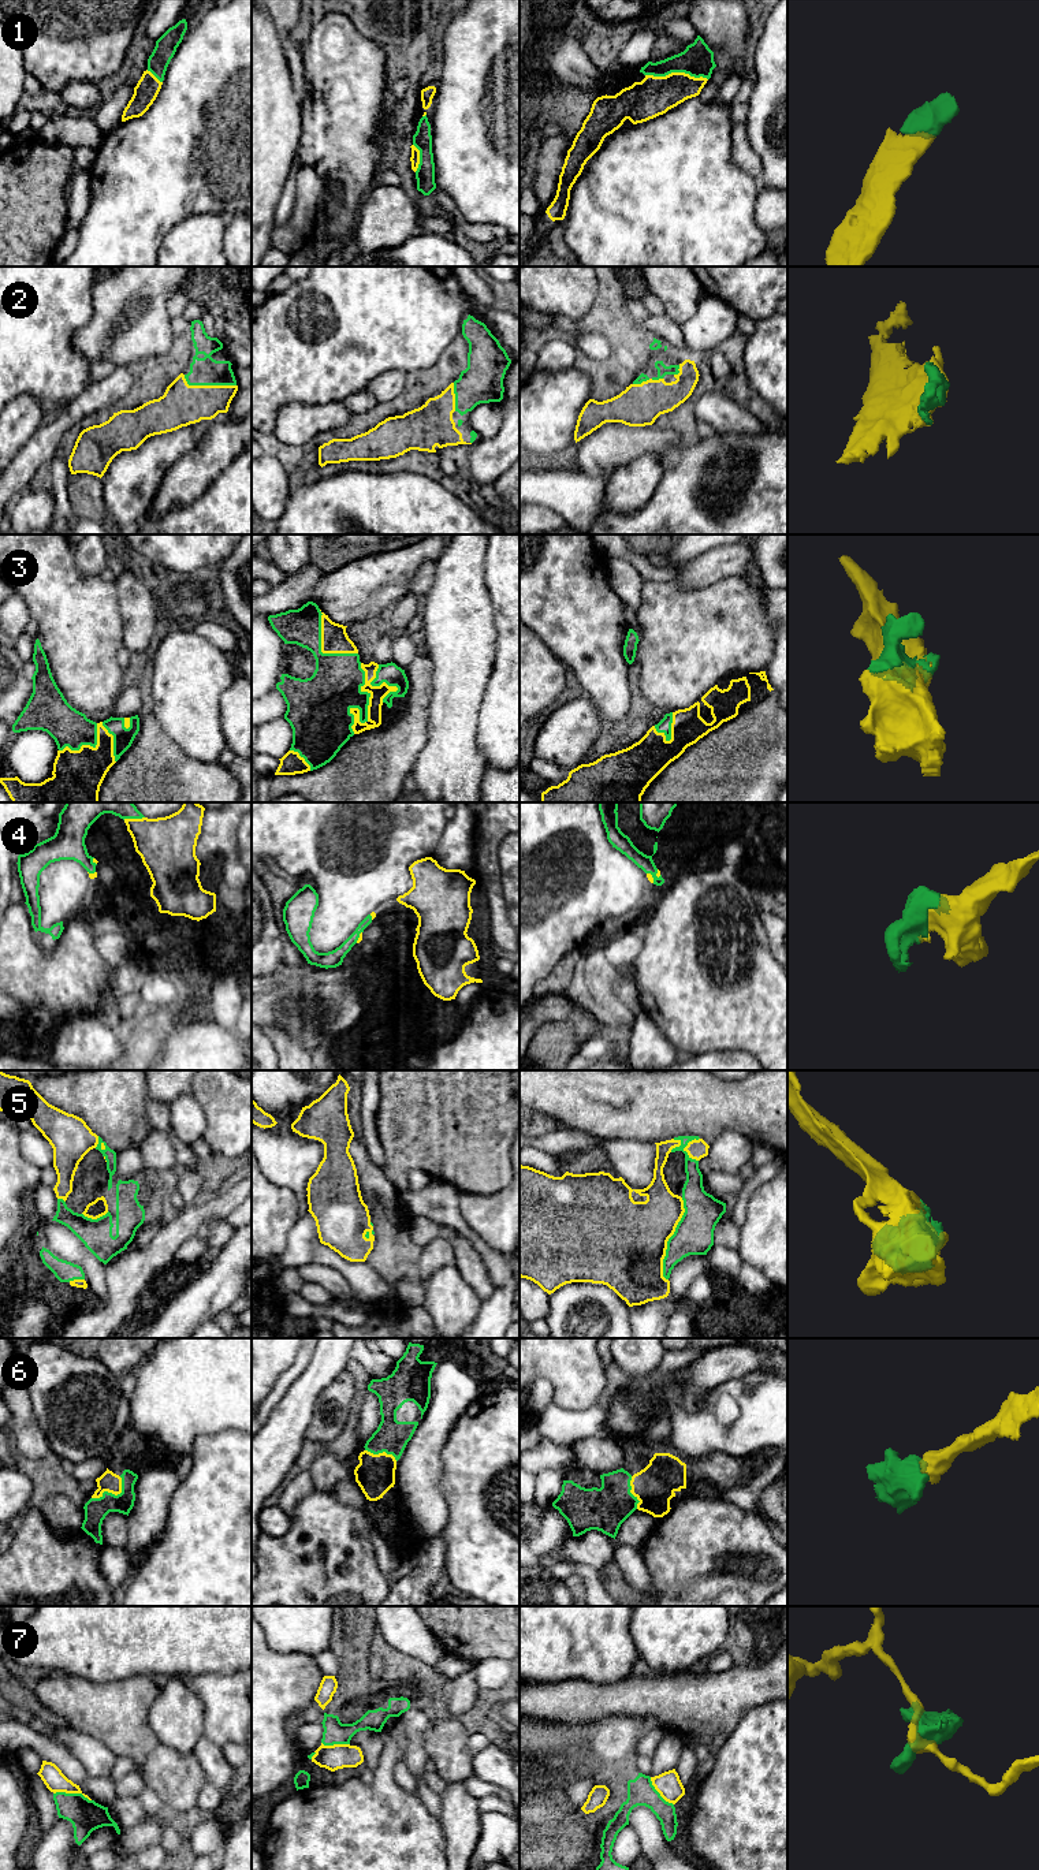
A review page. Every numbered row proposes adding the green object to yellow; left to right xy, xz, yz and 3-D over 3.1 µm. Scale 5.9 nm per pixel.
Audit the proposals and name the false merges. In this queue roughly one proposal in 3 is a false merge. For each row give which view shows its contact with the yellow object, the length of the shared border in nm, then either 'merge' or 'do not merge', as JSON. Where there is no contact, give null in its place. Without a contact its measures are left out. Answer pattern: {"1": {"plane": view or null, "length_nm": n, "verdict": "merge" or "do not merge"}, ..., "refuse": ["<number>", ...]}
{"1": {"plane": "yz", "length_nm": 360, "verdict": "merge"}, "2": {"plane": "xy", "length_nm": 320, "verdict": "merge"}, "3": {"plane": "xz", "length_nm": 420, "verdict": "merge"}, "4": {"plane": "xy", "length_nm": 130, "verdict": "merge"}, "5": {"plane": "yz", "length_nm": 500, "verdict": "merge"}, "6": {"plane": "xy", "length_nm": 220, "verdict": "merge"}, "7": {"plane": "xy", "length_nm": 220, "verdict": "do not merge"}, "refuse": ["7"]}

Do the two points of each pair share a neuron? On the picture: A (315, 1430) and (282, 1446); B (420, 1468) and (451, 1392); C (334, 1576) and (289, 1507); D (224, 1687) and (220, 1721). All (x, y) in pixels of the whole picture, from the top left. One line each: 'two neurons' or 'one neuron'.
A: two neurons
B: one neuron
C: two neurons
D: one neuron

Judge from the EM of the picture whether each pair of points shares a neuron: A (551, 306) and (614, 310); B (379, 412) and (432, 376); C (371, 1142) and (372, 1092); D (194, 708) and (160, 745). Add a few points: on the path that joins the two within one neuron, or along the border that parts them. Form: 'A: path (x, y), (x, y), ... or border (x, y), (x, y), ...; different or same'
A: border (599, 280), (598, 297), (592, 308), (578, 321); different
B: path (393, 408), (419, 380); same
C: path (369, 1129), (369, 1105); same
D: border (153, 708), (153, 715), (160, 727), (192, 759); different

